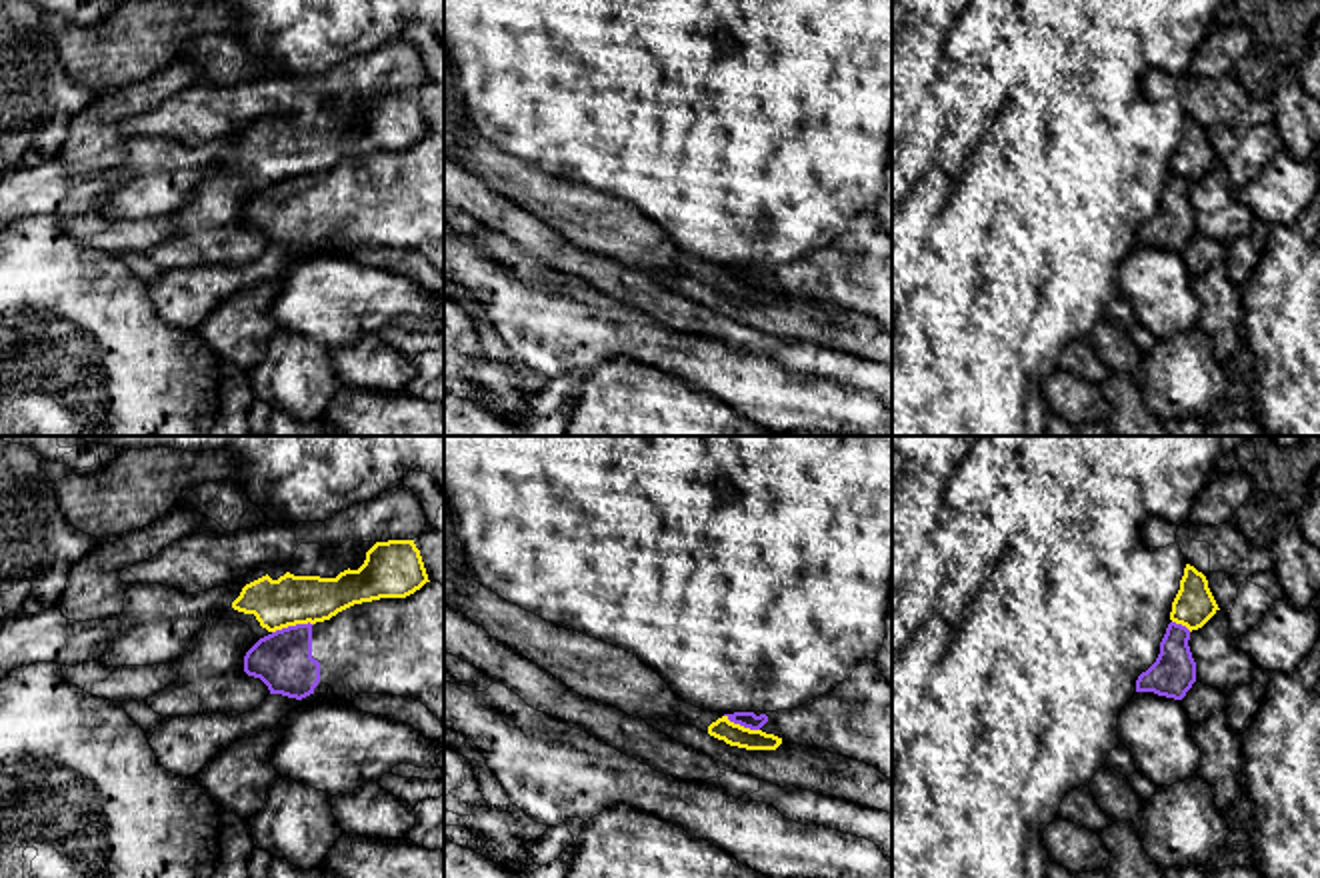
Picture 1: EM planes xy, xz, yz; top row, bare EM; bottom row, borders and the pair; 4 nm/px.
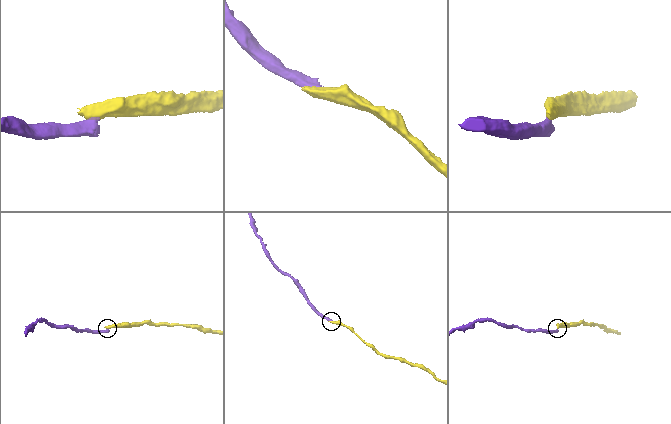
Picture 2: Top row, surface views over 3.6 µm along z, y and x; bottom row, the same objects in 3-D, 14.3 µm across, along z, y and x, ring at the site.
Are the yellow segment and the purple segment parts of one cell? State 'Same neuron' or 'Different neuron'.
Different neuron

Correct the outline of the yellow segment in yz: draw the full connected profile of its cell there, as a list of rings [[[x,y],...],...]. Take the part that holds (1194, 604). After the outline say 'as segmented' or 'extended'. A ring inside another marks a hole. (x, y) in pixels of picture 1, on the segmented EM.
[[[1186,564],[1180,590],[1172,602],[1170,620],[1192,632],[1202,628],[1218,610],[1206,576]]]; as segmented

